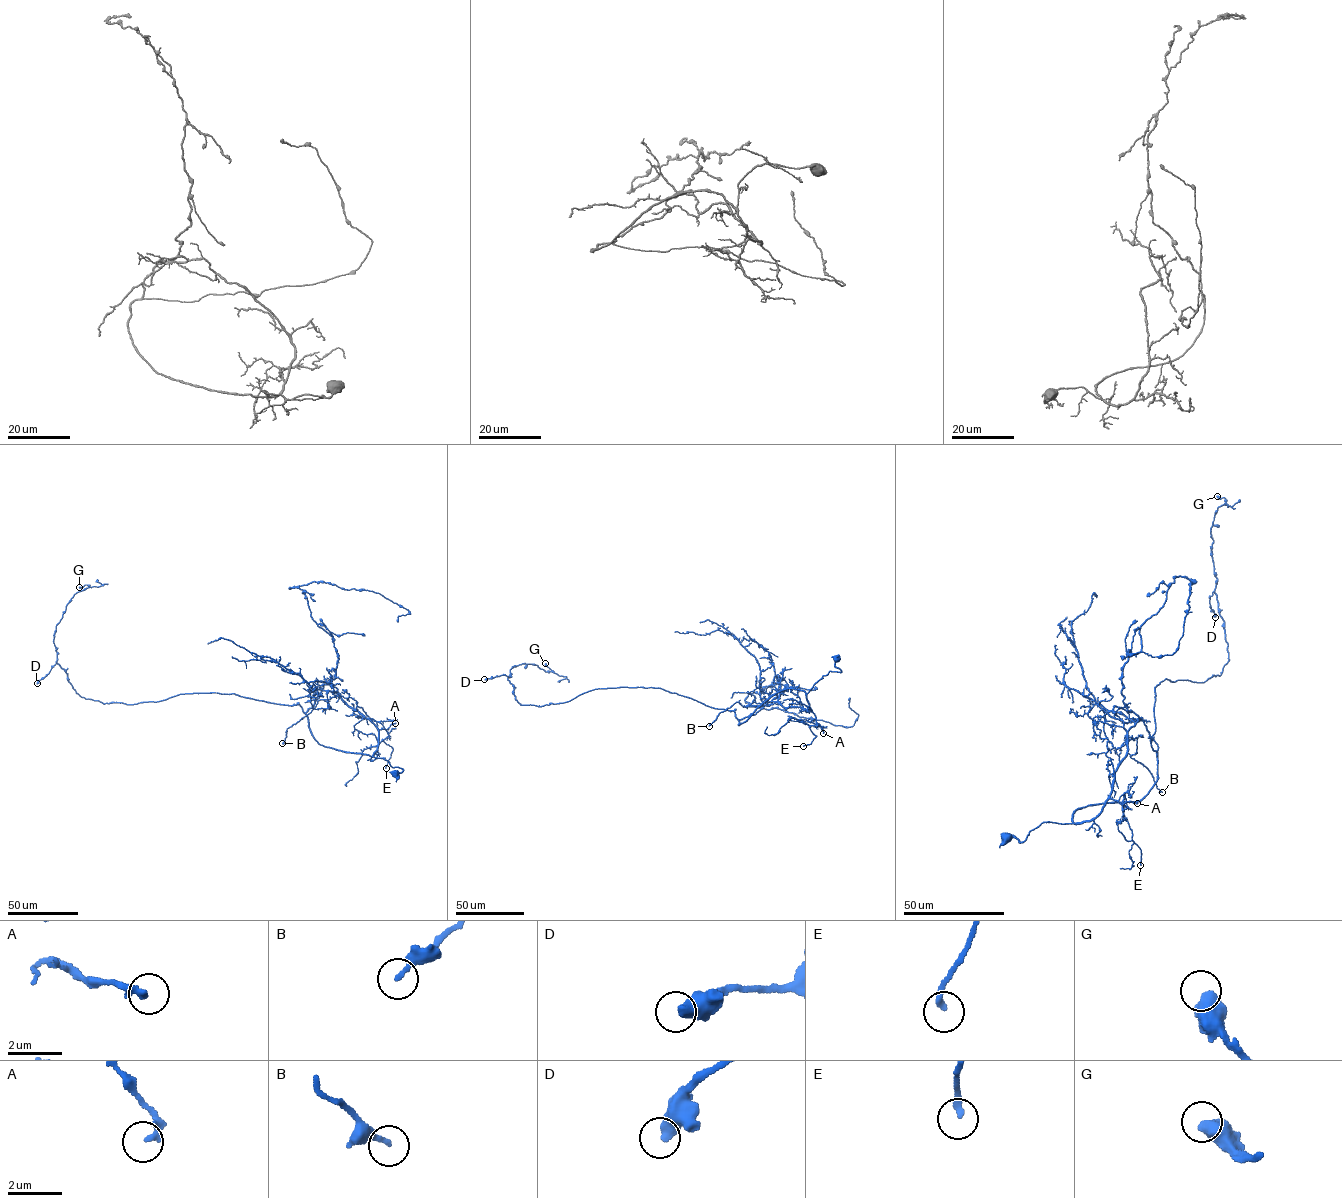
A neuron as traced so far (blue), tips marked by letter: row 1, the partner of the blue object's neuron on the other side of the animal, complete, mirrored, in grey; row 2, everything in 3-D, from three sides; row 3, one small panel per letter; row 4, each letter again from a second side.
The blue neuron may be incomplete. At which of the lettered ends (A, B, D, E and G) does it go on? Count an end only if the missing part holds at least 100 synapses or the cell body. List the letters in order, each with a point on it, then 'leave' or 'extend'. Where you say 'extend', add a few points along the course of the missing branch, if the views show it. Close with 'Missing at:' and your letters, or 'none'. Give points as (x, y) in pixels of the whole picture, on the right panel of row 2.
A: at (1137, 803); leave
B: at (1162, 792); leave
D: at (1215, 617); leave
E: at (1140, 865); leave
G: at (1217, 496); leave
Missing at: none

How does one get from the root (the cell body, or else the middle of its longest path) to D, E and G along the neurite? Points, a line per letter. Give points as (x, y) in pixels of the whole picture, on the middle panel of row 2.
D: (837, 658), (841, 672), (739, 725), (659, 688), (540, 706), (518, 703), (507, 676), (484, 679)
E: (837, 658), (835, 665), (841, 672), (830, 671), (807, 694), (817, 725), (809, 727), (816, 736), (803, 746)
G: (837, 658), (841, 672), (739, 725), (654, 687), (521, 705), (510, 670), (545, 663)

